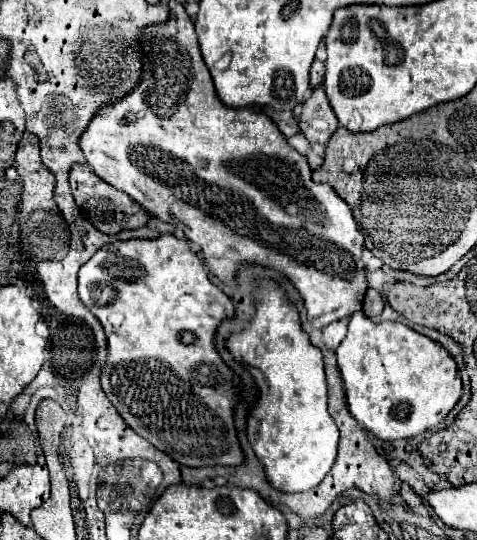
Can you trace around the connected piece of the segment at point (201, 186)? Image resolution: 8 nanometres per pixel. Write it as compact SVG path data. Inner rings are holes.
M170 2L170 22L162 24L162 26L152 26L150 30L146 30L146 34L142 34L142 52L144 52L144 74L142 74L142 82L136 90L132 90L132 94L128 94L126 98L118 100L116 104L104 106L94 120L90 122L86 134L82 134L80 138L80 148L86 156L86 162L90 164L90 168L110 186L126 192L130 198L134 198L146 212L150 212L152 216L160 218L162 222L172 224L178 230L184 230L184 236L200 246L200 252L204 256L204 262L210 266L210 270L230 288L236 288L236 274L242 270L242 266L246 264L256 264L262 268L272 268L280 274L284 274L294 288L300 292L300 296L304 298L304 306L308 312L308 322L314 328L324 328L330 322L336 320L344 320L350 318L354 312L362 310L362 300L364 294L368 290L368 278L366 278L366 268L362 262L362 250L364 250L364 234L358 230L356 220L352 216L352 210L348 208L348 204L332 190L332 186L324 186L324 184L314 184L312 180L312 170L308 166L306 156L302 156L300 152L296 152L292 146L288 146L284 134L278 130L278 126L266 116L263 112L256 112L254 108L232 108L222 104L222 100L216 96L214 84L212 84L212 76L202 60L200 48L198 48L198 40L196 40L196 32L194 32L194 22L190 20L190 16L186 14L184 6L180 2Z

